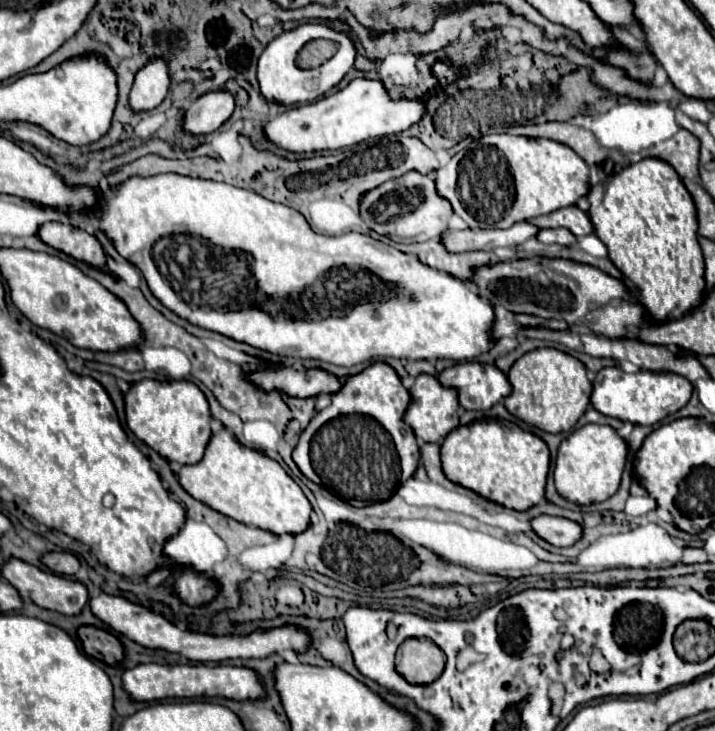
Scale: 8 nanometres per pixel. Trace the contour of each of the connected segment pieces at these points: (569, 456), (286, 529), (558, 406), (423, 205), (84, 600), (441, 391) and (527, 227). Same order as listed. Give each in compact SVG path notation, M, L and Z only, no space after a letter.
M587 423L575 429L559 445L559 455L555 463L555 487L559 495L579 505L601 503L609 499L619 489L627 455L629 455L629 445L617 433L617 429L595 423Z
M229 429L211 435L205 455L195 465L183 465L177 471L181 487L207 507L271 533L303 533L309 525L311 503L285 469L267 455L243 447Z
M533 349L525 353L511 365L507 377L513 389L505 397L505 407L525 423L549 433L569 431L591 401L591 381L587 379L585 365L559 349Z
M409 171L407 175L391 179L369 191L361 201L361 217L367 227L379 235L397 237L403 241L429 241L439 237L449 227L453 209L451 203L435 191L435 179L431 175Z
M9 559L3 565L3 577L19 591L19 595L23 599L27 599L27 595L29 595L29 599L33 603L37 603L39 607L59 611L63 615L79 615L83 611L83 607L89 603L89 591L87 591L87 587L83 583L79 583L75 579L55 575L51 571L43 571L43 569L35 567L35 565L29 565L29 563L19 561L19 559Z
M421 373L411 387L411 405L405 413L405 423L415 431L417 437L429 443L441 443L455 427L459 427L459 401L455 389L443 387L435 375Z
M529 221L515 223L509 229L447 229L441 239L445 241L445 247L453 253L461 251L473 251L473 249L485 249L493 251L497 247L515 247L525 243L527 239L533 239L539 233L539 227L535 227Z

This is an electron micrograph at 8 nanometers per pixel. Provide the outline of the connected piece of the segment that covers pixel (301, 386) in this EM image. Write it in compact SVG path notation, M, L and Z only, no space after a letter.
M283 367L273 371L249 373L249 379L265 391L277 389L293 397L315 397L319 393L335 393L341 387L335 375L321 369L295 371L291 367Z

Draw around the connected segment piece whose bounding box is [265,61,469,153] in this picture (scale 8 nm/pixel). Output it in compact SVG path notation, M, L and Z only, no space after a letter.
M437 61L431 67L431 75L437 79L437 85L427 91L419 99L407 99L407 97L393 97L379 79L353 79L347 87L341 91L323 97L315 103L293 107L275 119L267 121L265 135L275 145L293 151L293 153L309 153L309 151L323 151L323 149L343 149L353 143L359 143L369 137L383 137L407 131L411 125L419 123L427 111L427 101L439 91L445 91L451 83L467 77L465 67L457 67L451 61Z

